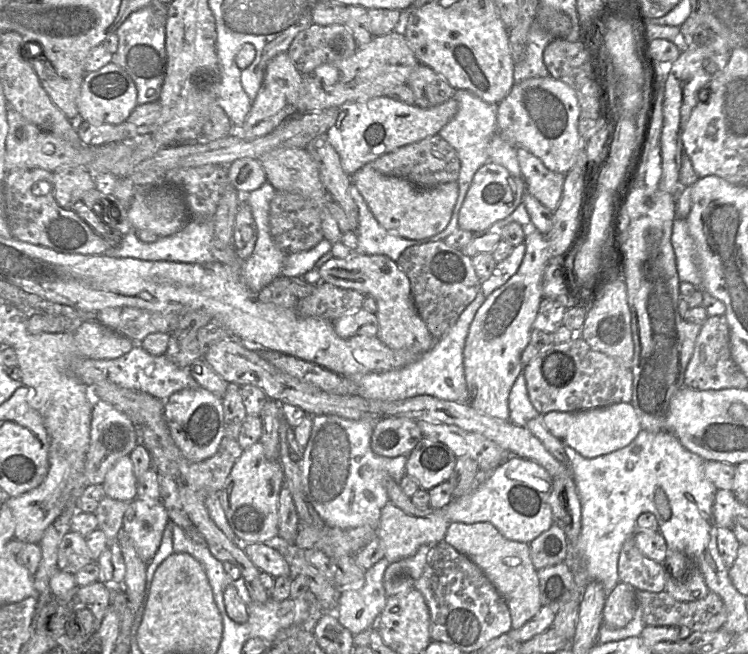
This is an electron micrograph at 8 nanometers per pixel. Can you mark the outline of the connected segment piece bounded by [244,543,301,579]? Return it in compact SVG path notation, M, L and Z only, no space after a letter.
M266 543L244 544L244 550L251 561L259 568L273 577L291 576L295 579L301 574L291 574L291 566L284 556L275 548Z

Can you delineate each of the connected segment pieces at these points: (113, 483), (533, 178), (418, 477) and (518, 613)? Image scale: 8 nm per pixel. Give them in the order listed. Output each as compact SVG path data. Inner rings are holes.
M130 455L121 457L107 472L102 487L106 496L131 502L137 497L137 478Z
M516 148L522 177L526 183L526 191L549 210L556 210L562 197L566 174L549 170L527 149Z
M422 437L408 454L406 475L415 479L420 488L429 491L450 478L456 460L447 446Z
M451 522L444 540L473 561L503 597L510 611L512 629L521 628L538 613L542 607L538 571L531 561L528 543L506 539L488 522Z

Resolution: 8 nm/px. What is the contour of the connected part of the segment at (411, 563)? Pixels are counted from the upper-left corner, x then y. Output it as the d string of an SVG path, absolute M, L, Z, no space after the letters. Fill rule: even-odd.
M422 545L417 552L407 558L392 562L384 573L384 589L388 596L394 596L415 588L427 562L431 546Z

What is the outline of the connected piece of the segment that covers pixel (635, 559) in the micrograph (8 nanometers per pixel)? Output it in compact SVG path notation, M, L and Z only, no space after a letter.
M634 534L624 542L618 560L619 582L636 590L659 593L665 590L663 565L645 557L637 548Z

